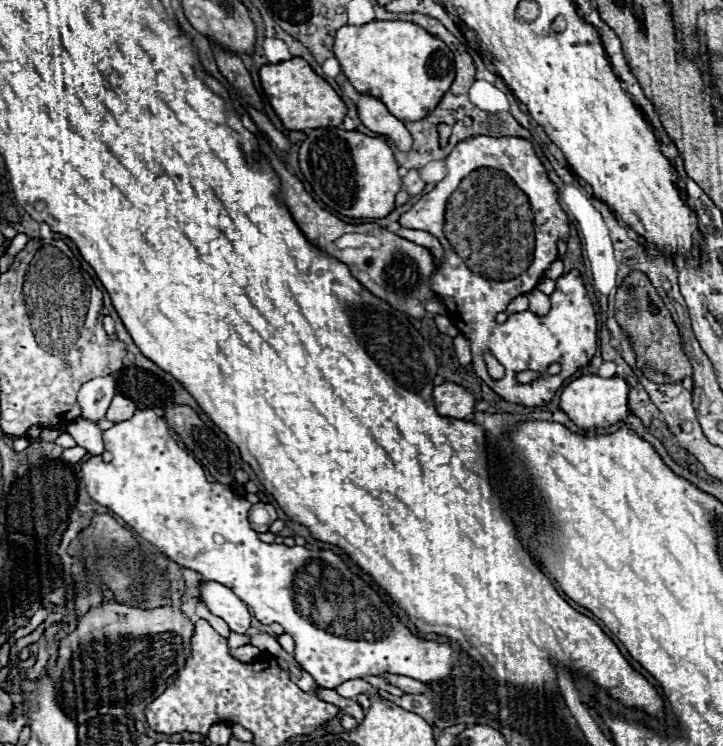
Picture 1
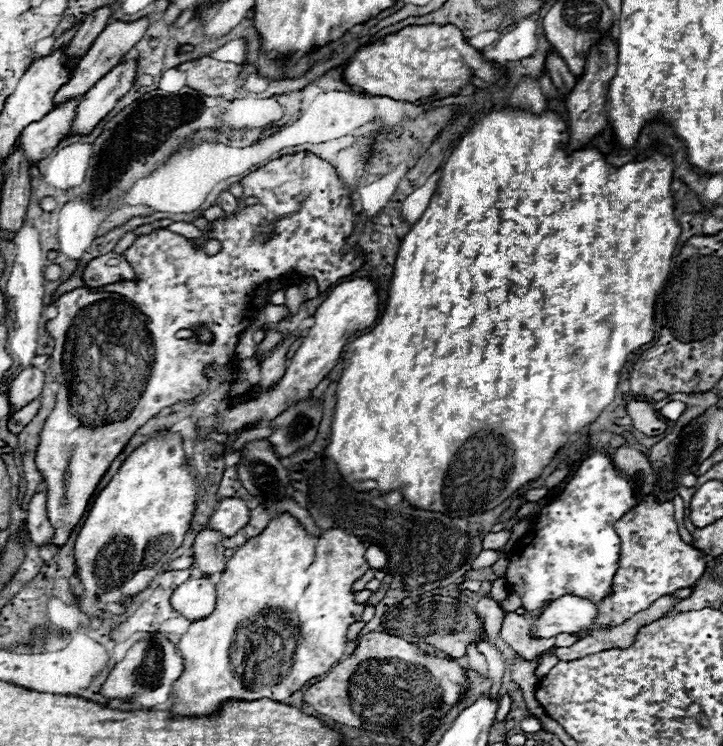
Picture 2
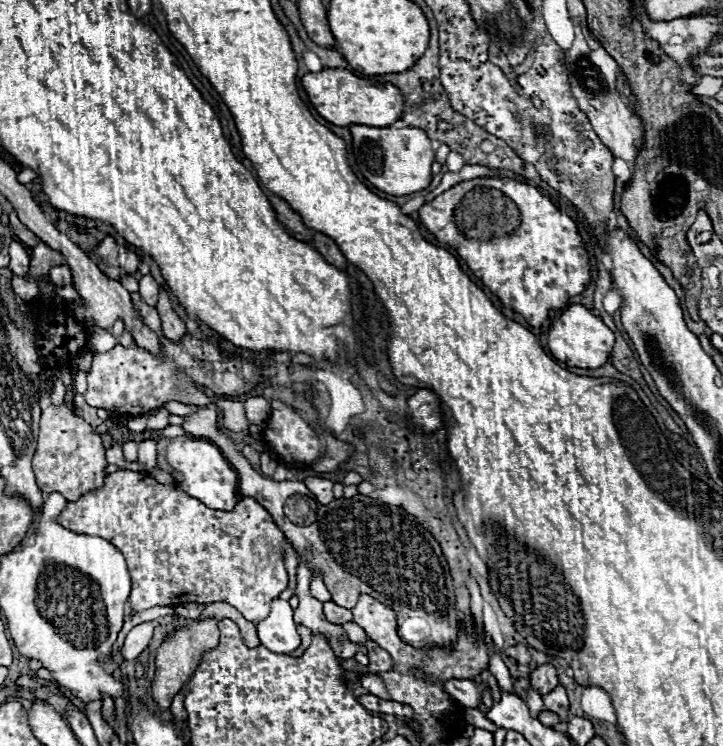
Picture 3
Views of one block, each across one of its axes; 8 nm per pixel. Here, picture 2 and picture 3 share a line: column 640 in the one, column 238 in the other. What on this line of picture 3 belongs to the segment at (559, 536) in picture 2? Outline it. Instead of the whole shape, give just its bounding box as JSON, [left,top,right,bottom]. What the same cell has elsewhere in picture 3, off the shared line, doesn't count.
[166,436,240,510]

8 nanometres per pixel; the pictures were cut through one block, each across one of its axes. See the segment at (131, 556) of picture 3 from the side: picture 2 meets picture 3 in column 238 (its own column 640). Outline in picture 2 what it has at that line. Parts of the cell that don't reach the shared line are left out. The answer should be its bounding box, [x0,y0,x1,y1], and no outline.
[598,496,706,626]

